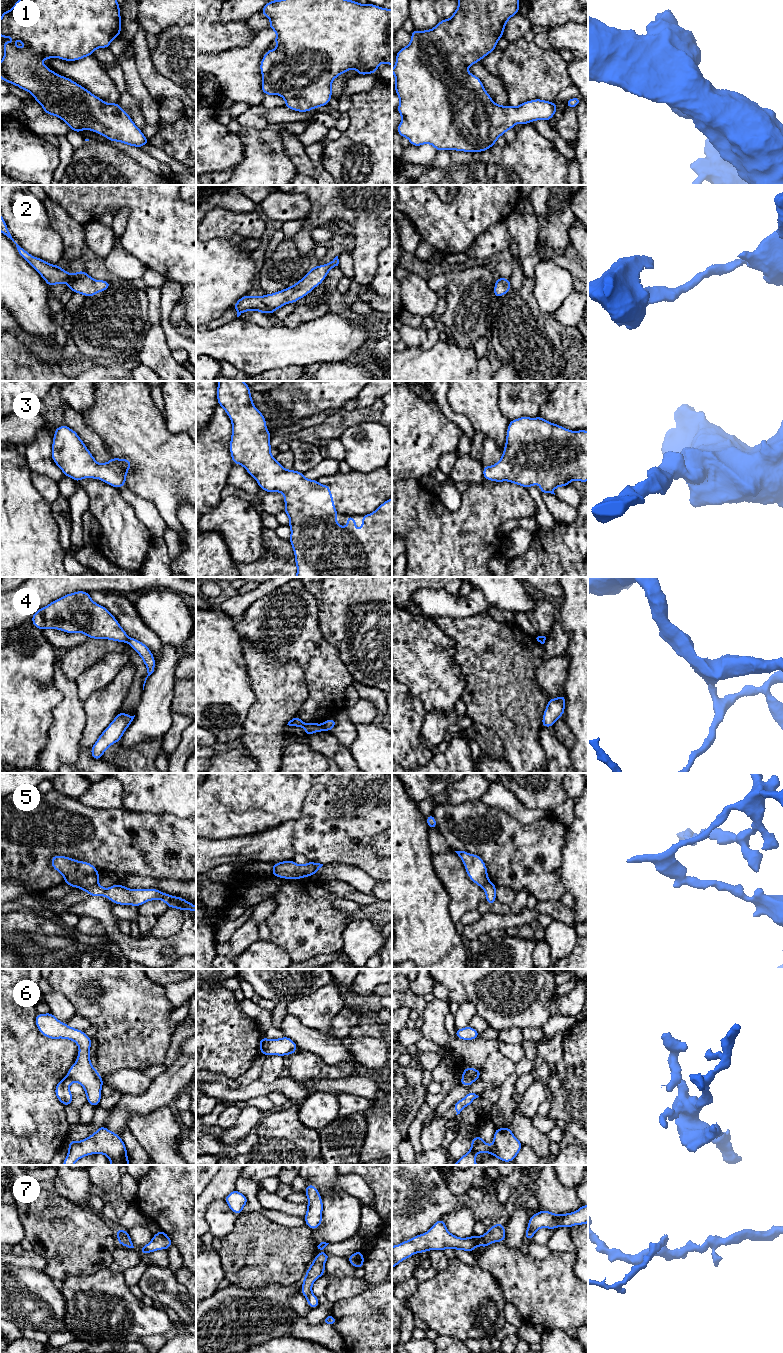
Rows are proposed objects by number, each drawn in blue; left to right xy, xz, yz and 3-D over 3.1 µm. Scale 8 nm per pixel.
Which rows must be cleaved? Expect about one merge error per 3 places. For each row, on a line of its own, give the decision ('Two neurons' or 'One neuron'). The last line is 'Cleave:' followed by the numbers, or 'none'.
1: One neuron
2: One neuron
3: One neuron
4: Two neurons
5: Two neurons
6: Two neurons
7: One neuron
Cleave: 4, 5, 6

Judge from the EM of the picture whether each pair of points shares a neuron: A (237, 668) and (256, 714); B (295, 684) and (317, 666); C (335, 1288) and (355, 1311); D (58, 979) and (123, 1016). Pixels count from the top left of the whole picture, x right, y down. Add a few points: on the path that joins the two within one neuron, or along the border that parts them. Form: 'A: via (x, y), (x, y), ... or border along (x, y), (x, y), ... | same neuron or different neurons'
A: border along (249, 680), (254, 702), (243, 725) | different neurons
B: border along (288, 660), (295, 660), (304, 672), (306, 699) | different neurons
C: border along (365, 1288), (356, 1294), (339, 1299), (333, 1303) | different neurons
D: via (74, 979), (80, 979), (95, 994), (107, 1000) | same neuron

